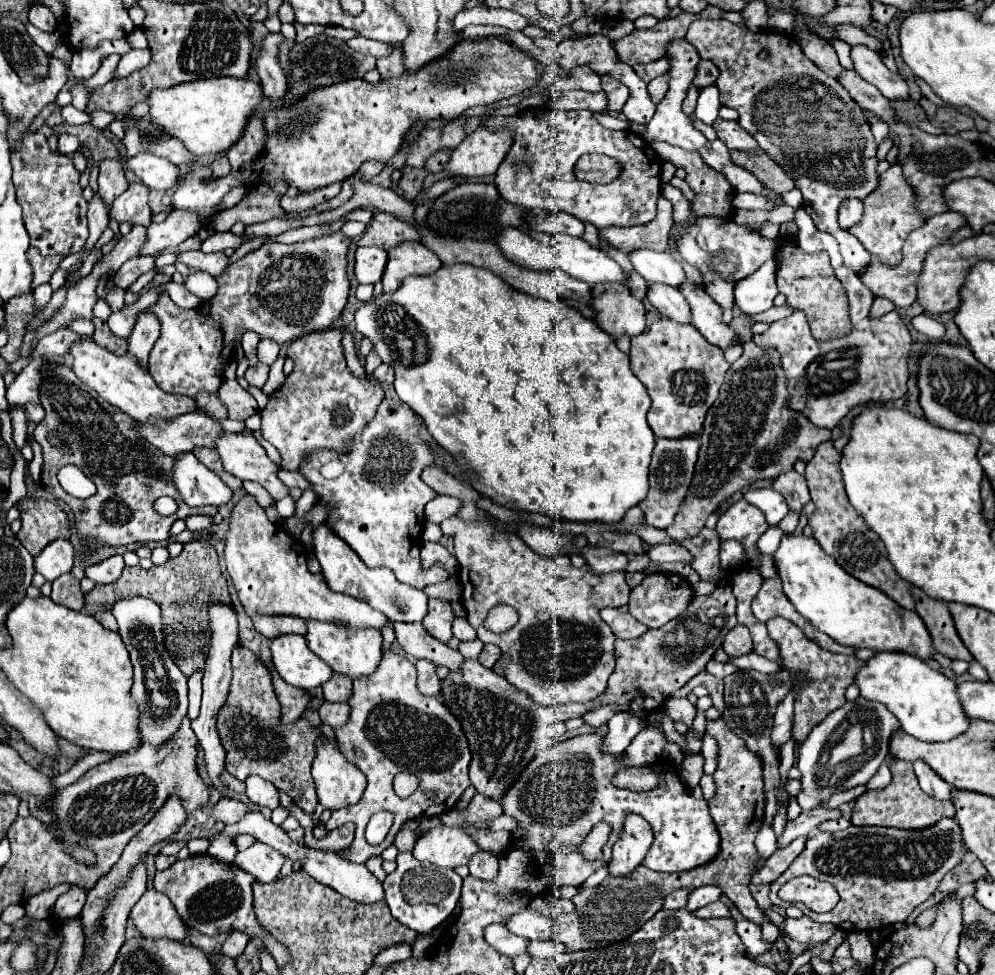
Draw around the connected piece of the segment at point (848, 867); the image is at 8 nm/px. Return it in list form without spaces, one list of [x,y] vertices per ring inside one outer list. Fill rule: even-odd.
[[[944,818],[940,824],[924,832],[908,832],[898,828],[878,826],[850,826],[842,832],[818,832],[808,838],[804,852],[790,864],[790,868],[770,884],[770,900],[774,906],[788,908],[778,898],[778,890],[794,876],[810,874],[836,886],[840,902],[826,914],[810,910],[816,922],[832,922],[844,932],[870,932],[882,926],[904,922],[910,912],[928,900],[944,874],[960,862],[973,862],[977,857],[966,850],[960,826],[954,818]]]

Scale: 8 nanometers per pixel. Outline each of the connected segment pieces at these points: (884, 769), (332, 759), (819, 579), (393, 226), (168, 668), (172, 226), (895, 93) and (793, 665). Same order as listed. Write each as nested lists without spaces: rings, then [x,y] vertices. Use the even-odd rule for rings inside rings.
[[[882,764],[882,766],[878,768],[878,772],[868,780],[866,788],[868,788],[868,790],[882,790],[882,788],[886,788],[886,786],[890,784],[890,780],[892,780],[892,774],[890,774],[888,766]]]
[[[318,742],[318,756],[312,766],[318,802],[328,810],[340,810],[356,804],[366,788],[366,776],[344,762],[336,742]]]
[[[784,534],[778,550],[774,552],[774,564],[786,598],[804,618],[810,620],[810,624],[836,642],[854,648],[872,648],[878,652],[908,652],[920,656],[922,660],[932,658],[932,638],[920,616],[912,610],[900,608],[880,590],[866,586],[858,578],[844,572],[832,556],[824,554],[814,538],[804,534]]]
[[[378,212],[372,216],[364,236],[358,240],[358,246],[378,246],[384,250],[396,248],[402,242],[422,242],[420,228],[400,220],[394,214]]]
[[[142,596],[122,598],[116,600],[112,606],[112,614],[118,622],[118,632],[126,650],[130,652],[132,666],[136,670],[132,698],[138,702],[140,708],[140,732],[144,732],[144,744],[162,744],[168,740],[178,724],[180,718],[188,712],[188,686],[186,676],[176,668],[172,656],[164,646],[164,632],[162,632],[162,614],[160,606]]]
[[[172,210],[164,222],[148,226],[146,242],[140,248],[138,256],[154,256],[160,250],[168,250],[168,248],[176,252],[178,244],[194,236],[202,224],[204,218],[192,210]]]
[[[854,46],[852,60],[854,60],[858,76],[870,82],[872,86],[876,86],[888,100],[910,100],[906,80],[900,74],[890,72],[884,66],[882,56],[878,52],[866,46]]]
[[[776,616],[776,618],[768,620],[766,626],[768,626],[770,636],[780,646],[780,658],[784,662],[784,668],[790,672],[792,690],[798,690],[802,686],[802,682],[798,682],[798,678],[796,678],[798,674],[804,674],[804,678],[808,682],[808,684],[804,682],[804,688],[800,688],[800,692],[796,694],[796,700],[794,700],[794,730],[792,730],[792,736],[796,740],[806,740],[808,732],[816,724],[820,724],[830,712],[834,712],[836,708],[840,708],[846,702],[844,692],[852,684],[856,672],[866,662],[856,658],[856,656],[832,654],[832,652],[820,648],[816,642],[806,638],[806,634],[796,624],[792,624],[790,620],[784,620],[782,616]]]

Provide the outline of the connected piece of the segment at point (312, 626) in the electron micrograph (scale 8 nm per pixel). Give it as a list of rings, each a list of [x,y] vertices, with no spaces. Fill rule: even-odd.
[[[306,620],[308,624],[308,648],[322,658],[336,674],[348,676],[350,680],[370,676],[382,658],[382,634],[372,632],[372,630],[360,630],[352,632],[352,628],[340,628],[338,624],[320,624],[318,620]]]

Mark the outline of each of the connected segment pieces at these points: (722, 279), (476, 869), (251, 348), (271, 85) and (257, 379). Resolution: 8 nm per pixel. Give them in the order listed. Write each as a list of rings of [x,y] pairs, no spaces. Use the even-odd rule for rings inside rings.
[[[671,184],[664,186],[661,193],[672,202],[672,206],[674,206],[672,218],[674,218],[674,224],[678,226],[678,230],[682,232],[676,236],[678,254],[688,264],[698,268],[698,272],[704,278],[706,292],[720,304],[720,308],[724,312],[730,312],[734,306],[736,282],[754,274],[766,260],[772,260],[774,252],[776,252],[776,244],[770,244],[770,240],[764,240],[754,228],[734,225],[731,220],[720,220],[720,218],[712,216],[696,218],[696,222],[690,226],[688,224],[690,202],[684,198],[684,194]]]
[[[480,852],[480,856],[472,856],[470,874],[480,880],[494,880],[498,876],[498,856],[492,852]]]
[[[244,330],[244,332],[242,332],[240,344],[242,344],[242,348],[244,348],[244,354],[248,356],[250,364],[258,362],[258,360],[256,360],[256,344],[258,344],[258,340],[260,340],[260,336],[258,336],[256,332],[252,332],[252,330]]]
[[[268,34],[262,44],[262,56],[256,60],[256,70],[262,80],[264,94],[276,102],[286,94],[286,76],[278,64],[278,46],[284,40],[282,34]]]
[[[254,364],[254,366],[250,366],[246,370],[244,378],[248,380],[248,384],[262,388],[266,384],[266,380],[268,380],[268,370],[270,370],[270,366],[266,366],[266,364]]]

